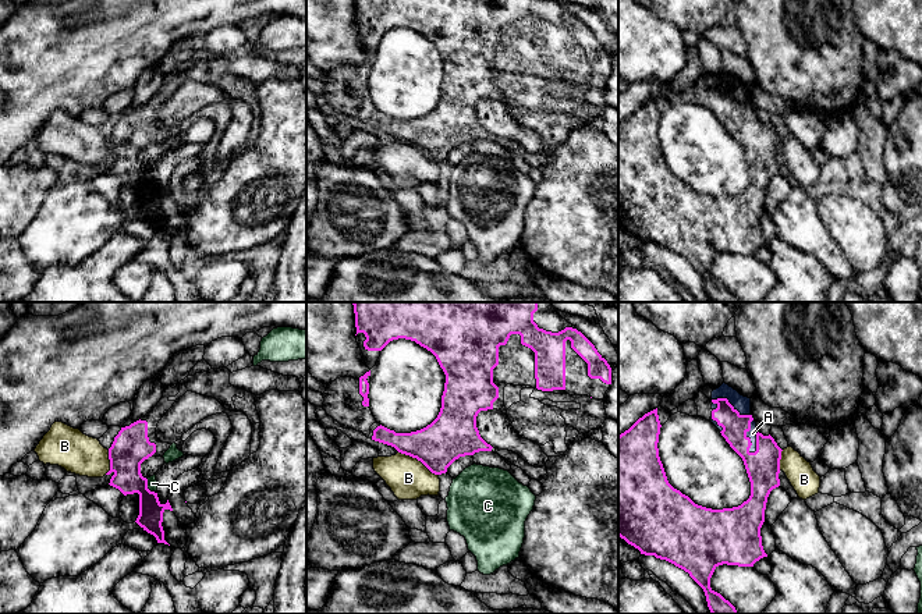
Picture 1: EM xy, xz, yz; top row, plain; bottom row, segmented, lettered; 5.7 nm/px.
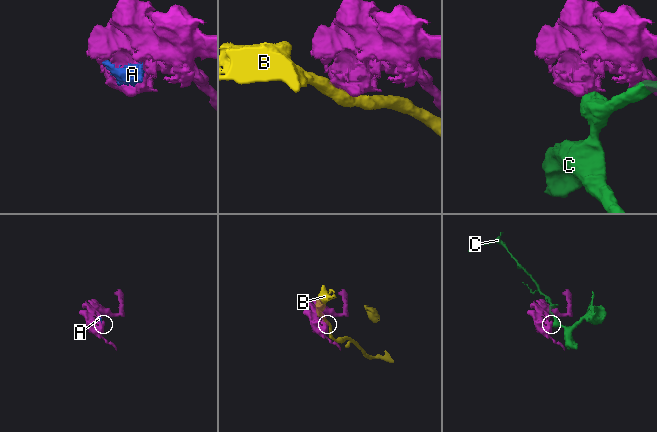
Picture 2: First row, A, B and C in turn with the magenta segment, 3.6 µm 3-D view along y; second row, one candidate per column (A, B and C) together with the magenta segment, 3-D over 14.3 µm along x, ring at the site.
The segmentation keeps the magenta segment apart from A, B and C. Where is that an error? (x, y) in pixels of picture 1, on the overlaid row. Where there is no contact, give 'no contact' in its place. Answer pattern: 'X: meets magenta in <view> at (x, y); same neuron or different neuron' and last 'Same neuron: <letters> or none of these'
A: meets magenta in yz at (745, 436); same neuron
B: meets magenta in xz at (418, 460); different neuron
C: meets magenta in xy at (146, 487); different neuron
Same neuron: A

